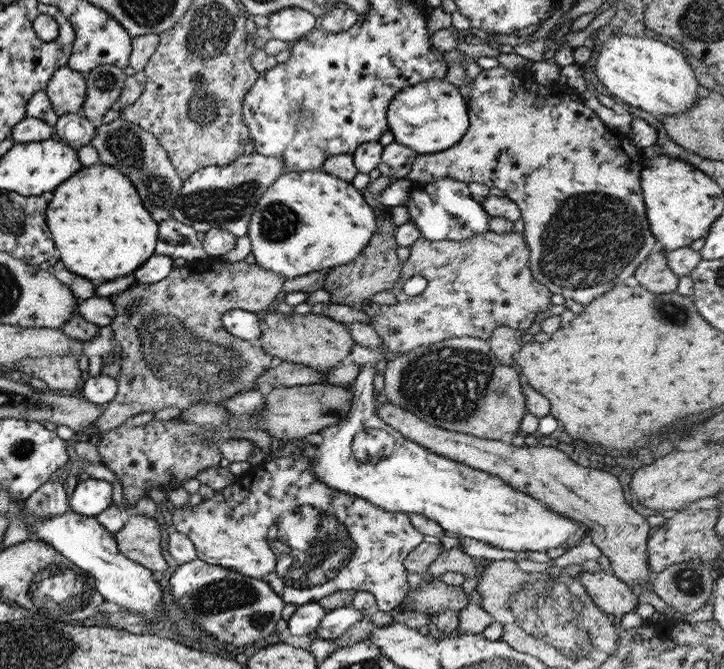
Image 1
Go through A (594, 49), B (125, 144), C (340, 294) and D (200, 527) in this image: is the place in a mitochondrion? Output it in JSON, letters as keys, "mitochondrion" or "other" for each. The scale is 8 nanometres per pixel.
{"A":"other","B":"mitochondrion","C":"other","D":"other"}

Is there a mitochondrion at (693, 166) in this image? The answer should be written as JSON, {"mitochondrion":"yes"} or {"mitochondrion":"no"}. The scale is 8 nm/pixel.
{"mitochondrion":"no"}

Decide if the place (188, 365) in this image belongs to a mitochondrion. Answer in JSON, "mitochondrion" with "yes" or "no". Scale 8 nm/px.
{"mitochondrion":"yes"}

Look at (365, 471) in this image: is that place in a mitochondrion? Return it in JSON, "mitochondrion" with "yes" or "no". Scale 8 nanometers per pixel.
{"mitochondrion":"no"}

